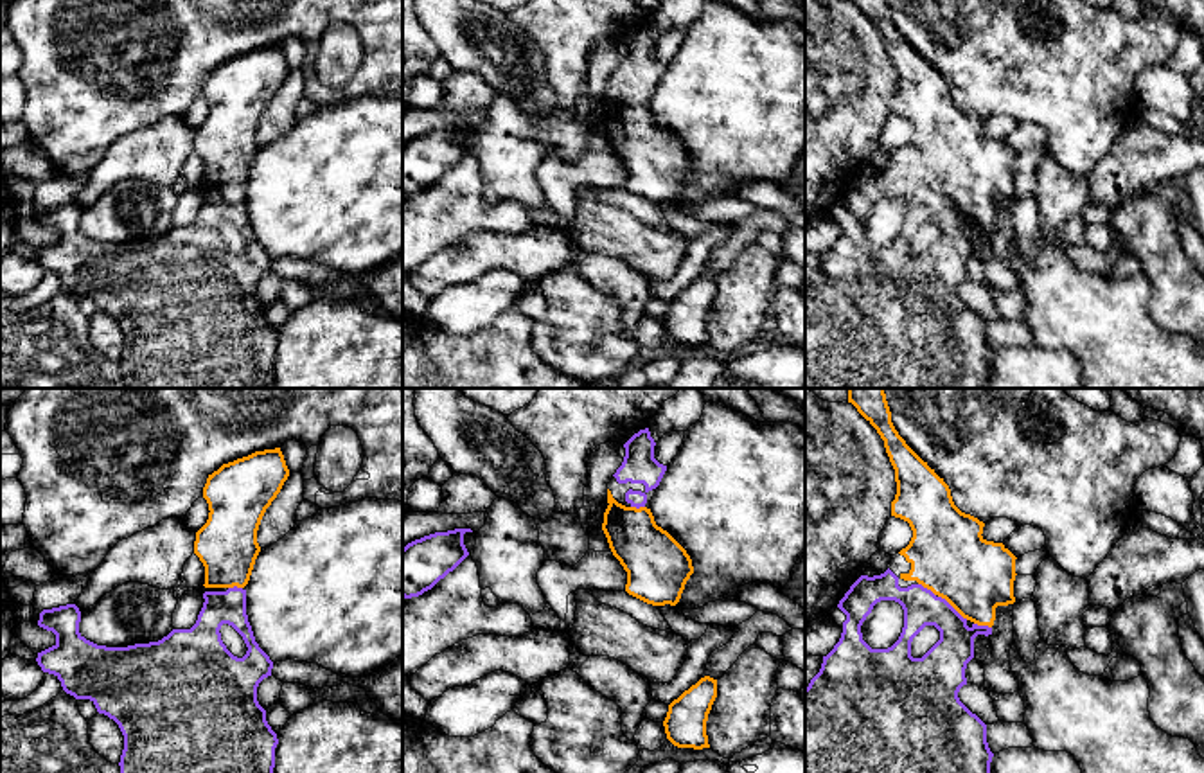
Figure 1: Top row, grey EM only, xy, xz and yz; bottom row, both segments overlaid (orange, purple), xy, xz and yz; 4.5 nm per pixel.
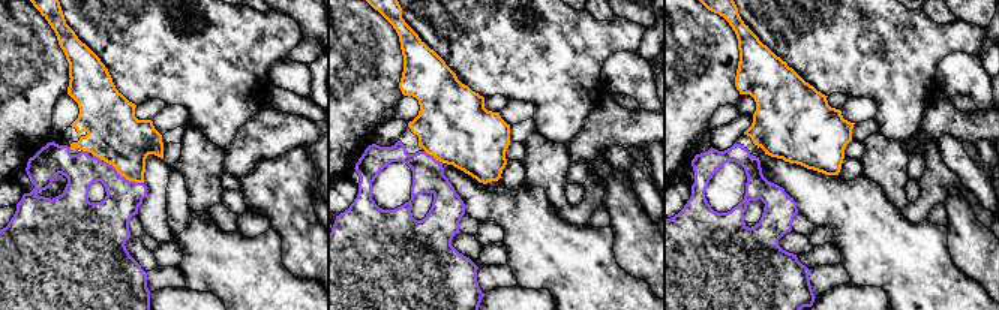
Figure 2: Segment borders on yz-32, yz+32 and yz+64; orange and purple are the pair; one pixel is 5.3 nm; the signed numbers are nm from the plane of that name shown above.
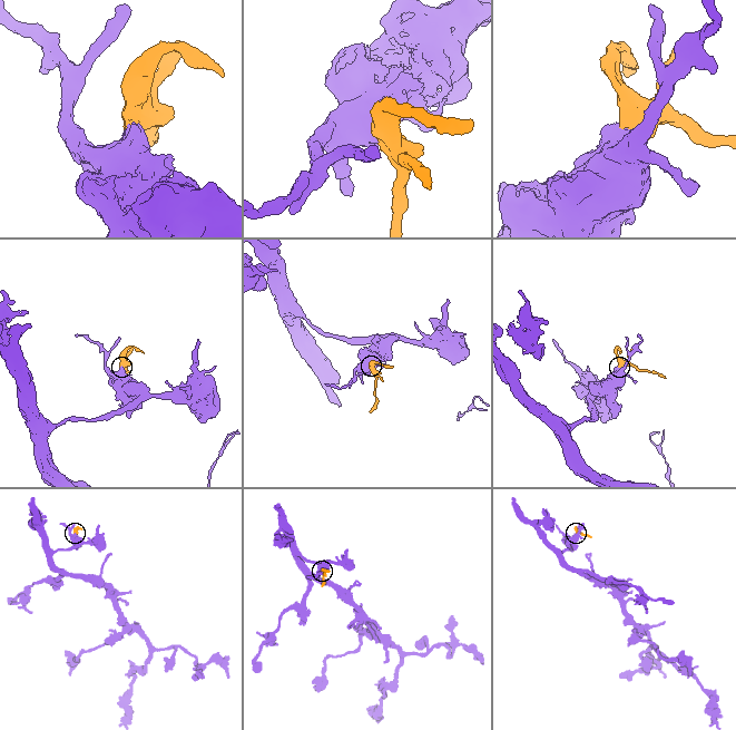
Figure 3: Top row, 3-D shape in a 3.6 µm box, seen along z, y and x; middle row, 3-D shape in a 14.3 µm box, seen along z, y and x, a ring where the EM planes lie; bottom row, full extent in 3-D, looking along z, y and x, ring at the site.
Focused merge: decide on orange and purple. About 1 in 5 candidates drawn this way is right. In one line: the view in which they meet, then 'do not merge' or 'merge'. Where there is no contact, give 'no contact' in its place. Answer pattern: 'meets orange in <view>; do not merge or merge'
meets orange in yz; merge

